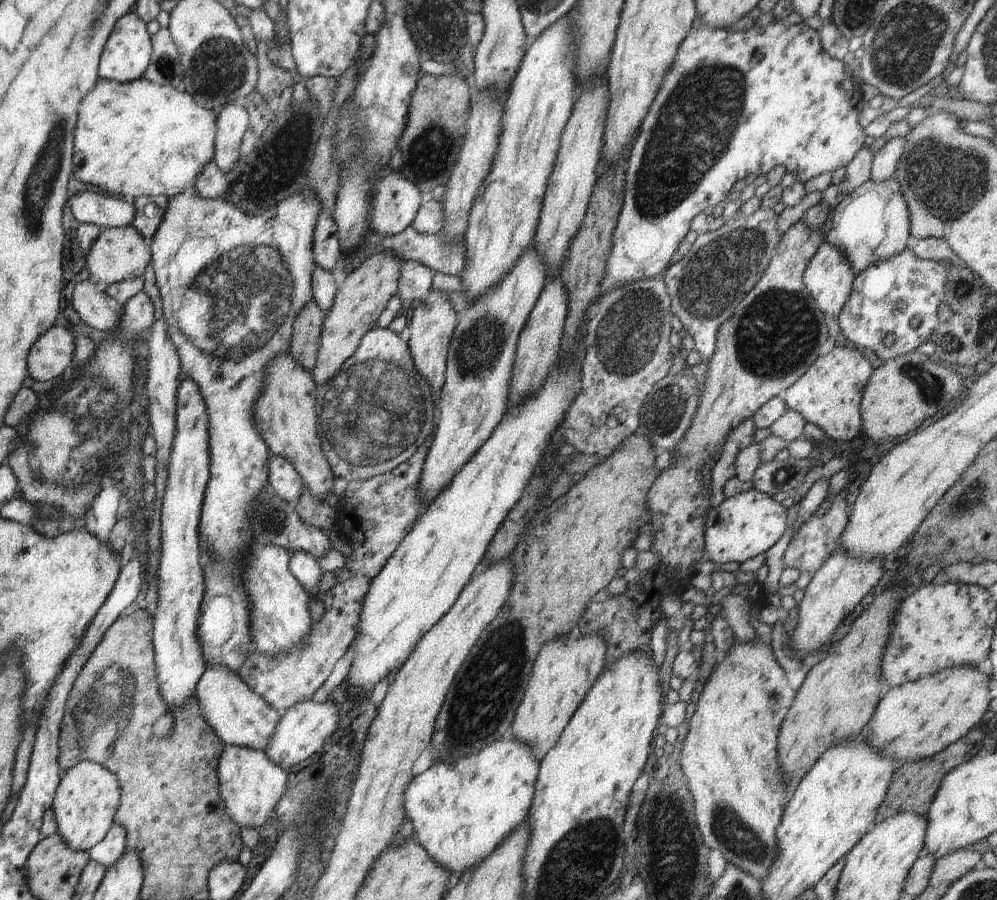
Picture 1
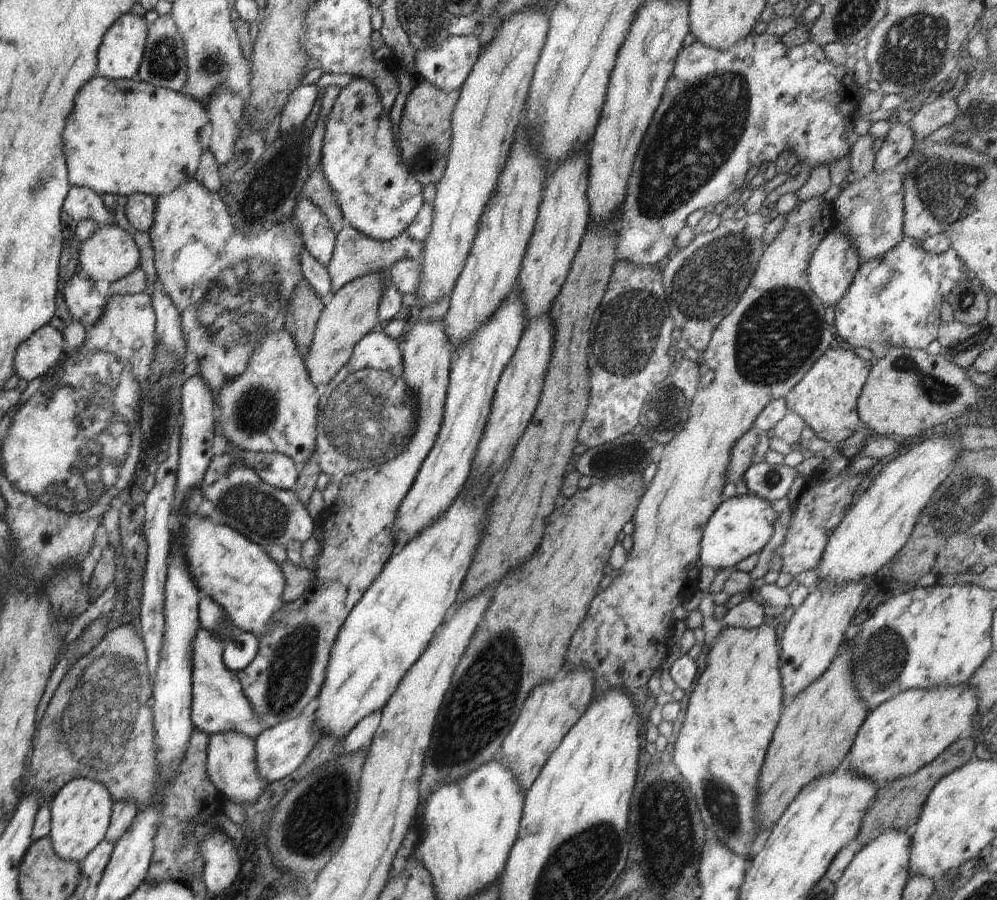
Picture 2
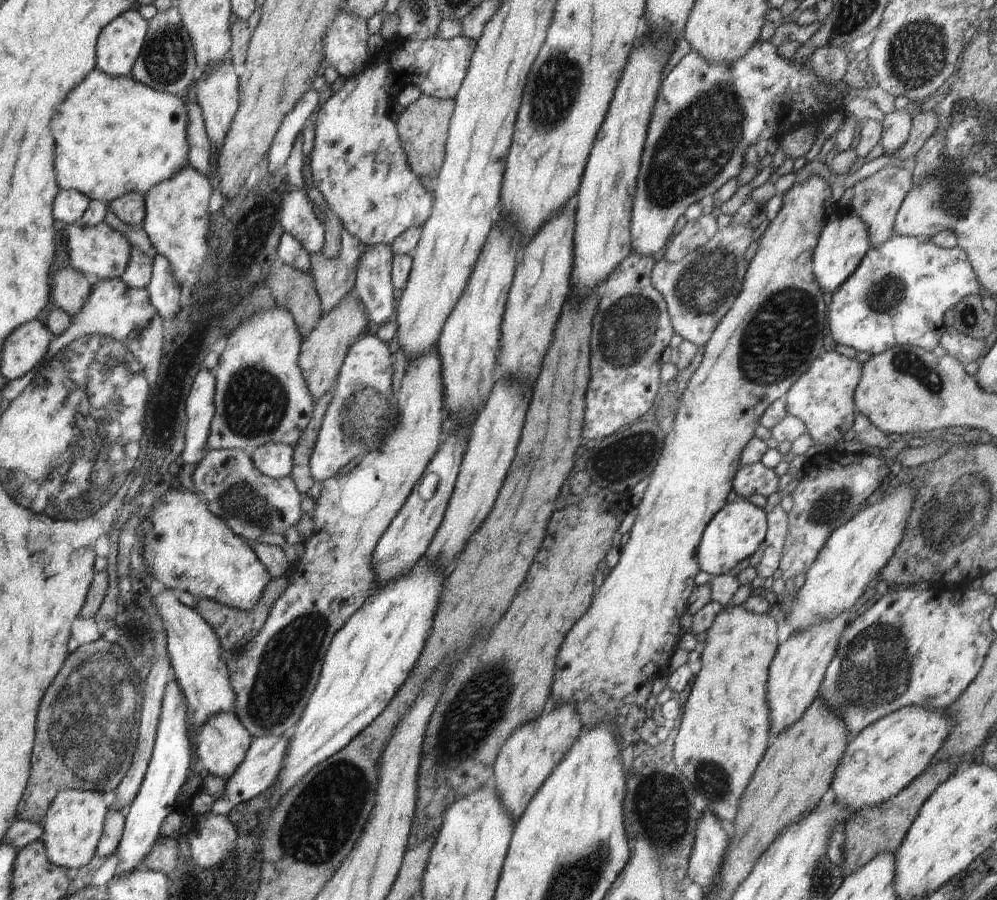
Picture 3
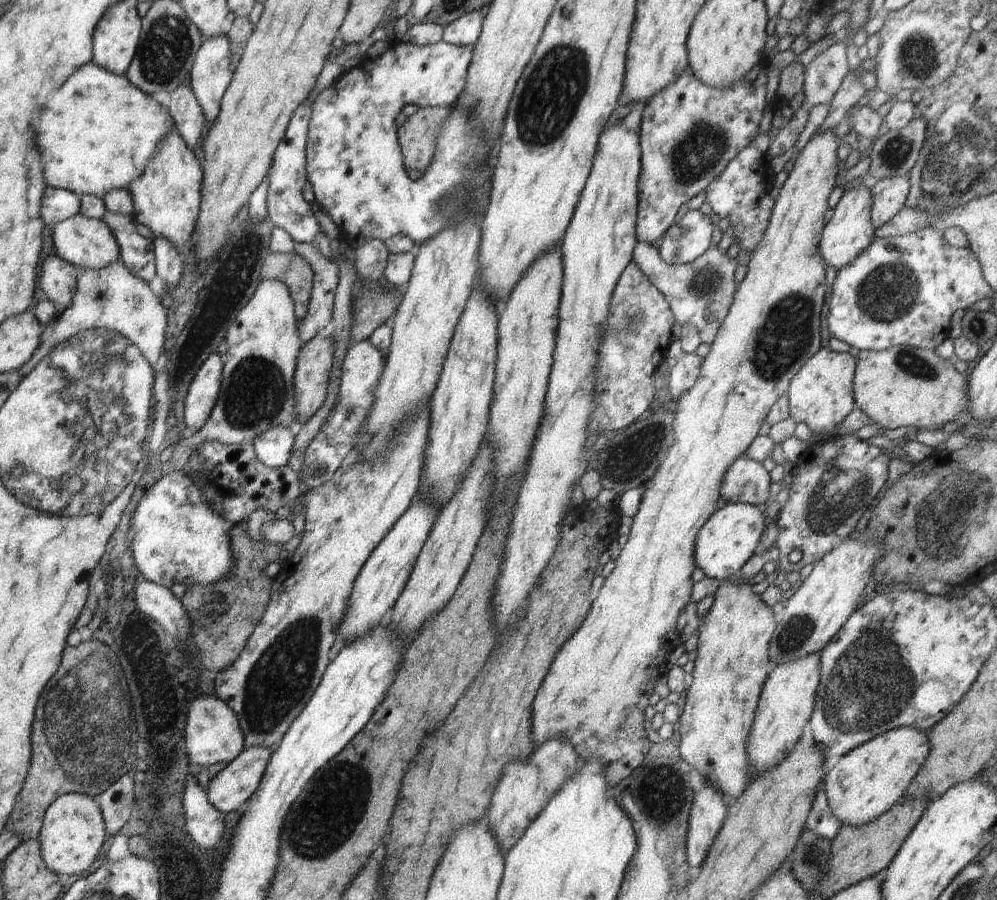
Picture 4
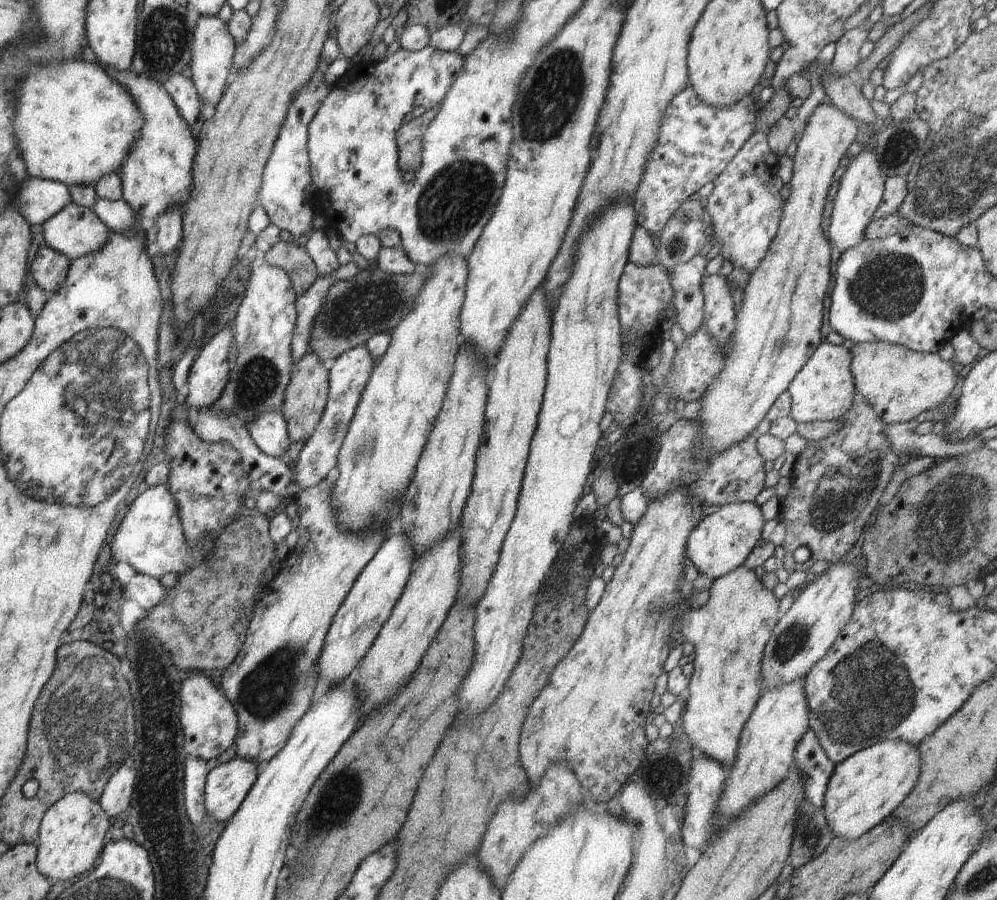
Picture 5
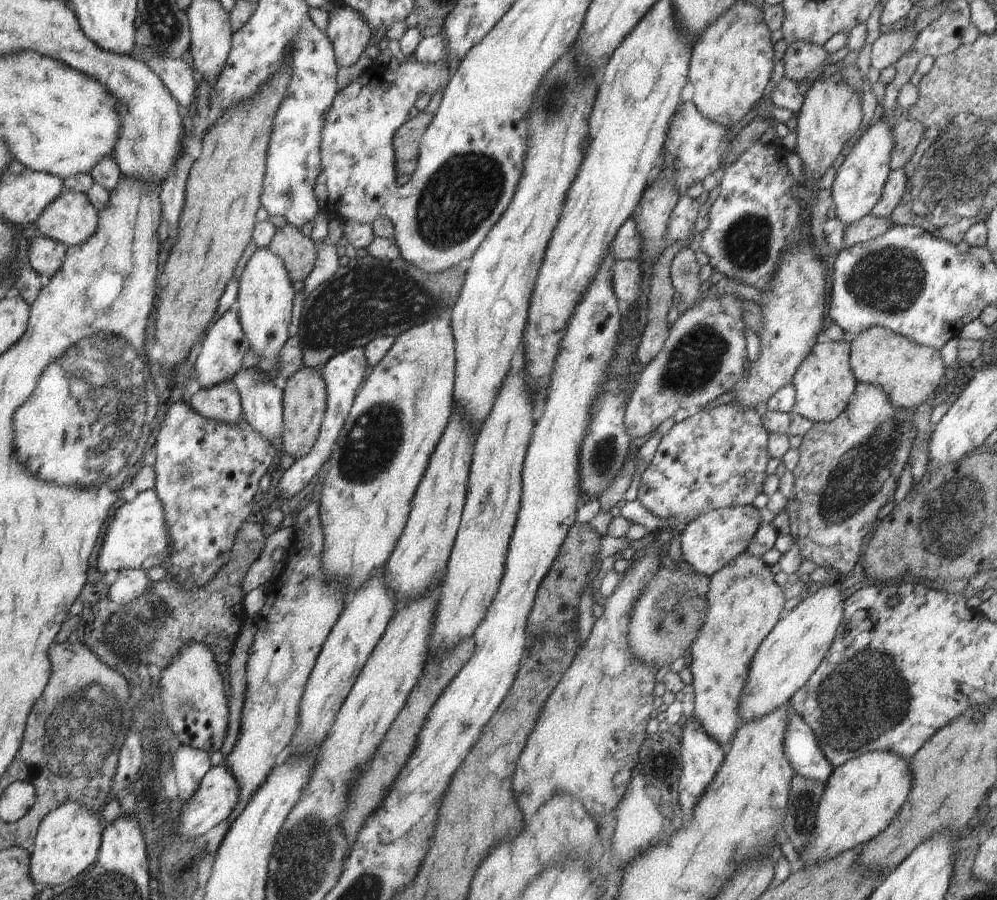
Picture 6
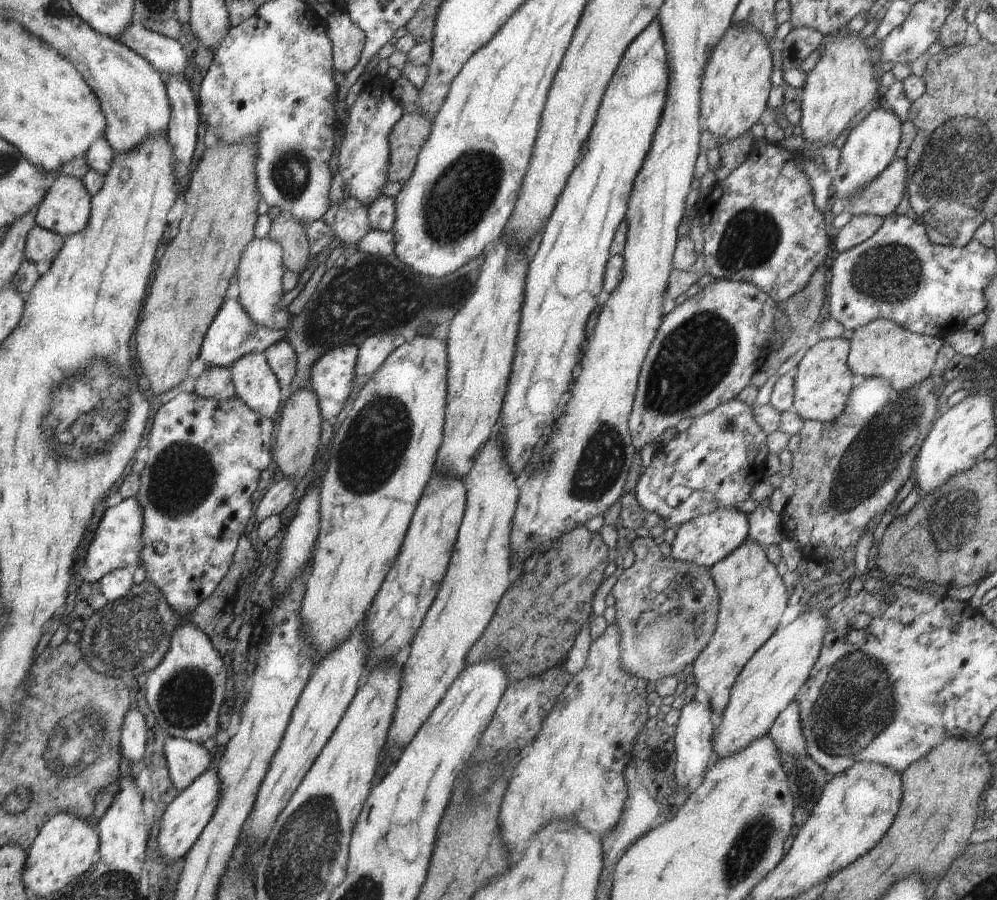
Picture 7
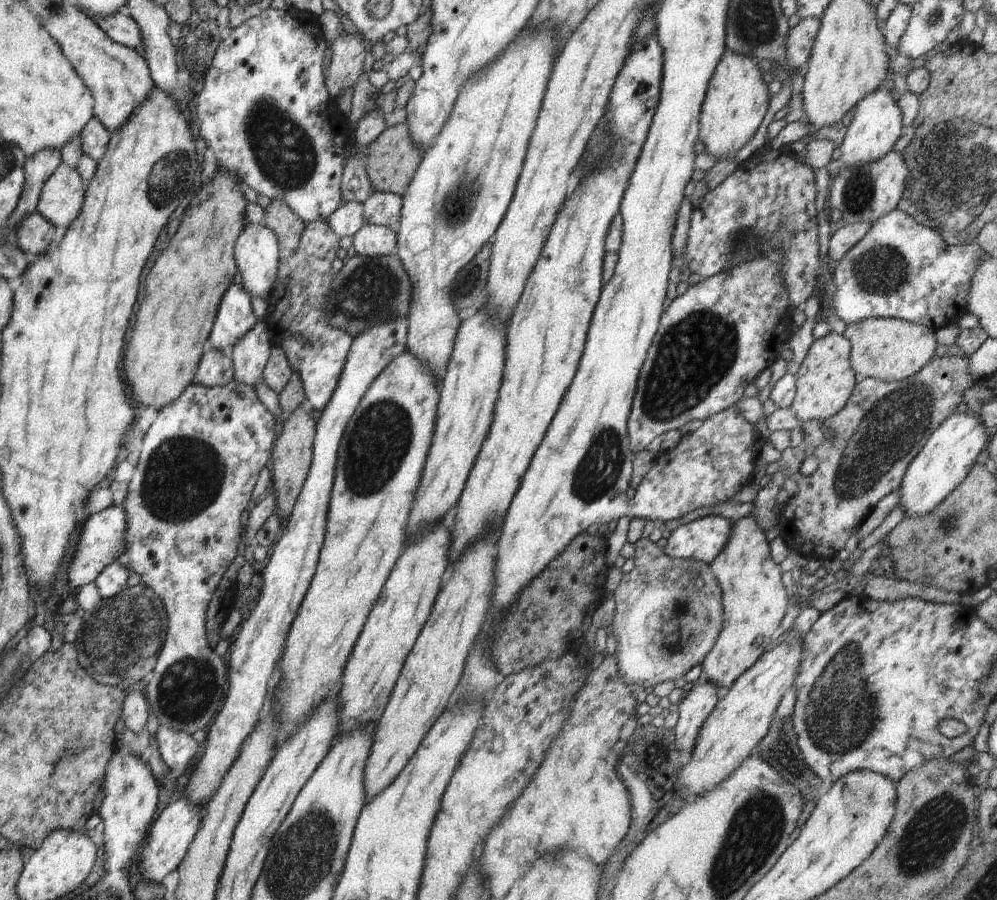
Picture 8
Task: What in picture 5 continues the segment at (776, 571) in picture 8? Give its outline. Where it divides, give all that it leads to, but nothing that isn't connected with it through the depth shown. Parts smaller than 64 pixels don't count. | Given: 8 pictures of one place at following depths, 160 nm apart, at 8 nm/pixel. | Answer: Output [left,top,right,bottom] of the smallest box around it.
[679,565,780,769]

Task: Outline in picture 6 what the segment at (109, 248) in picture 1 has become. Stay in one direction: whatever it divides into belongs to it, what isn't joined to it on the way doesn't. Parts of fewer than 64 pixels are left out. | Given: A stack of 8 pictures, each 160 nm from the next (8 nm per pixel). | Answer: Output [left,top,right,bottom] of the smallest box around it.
[35,188,98,247]

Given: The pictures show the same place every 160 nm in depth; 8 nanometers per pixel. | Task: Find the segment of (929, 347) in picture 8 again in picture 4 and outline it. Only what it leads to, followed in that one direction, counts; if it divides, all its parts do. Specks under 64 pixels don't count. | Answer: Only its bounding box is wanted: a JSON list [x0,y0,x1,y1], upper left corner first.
[853,345,971,434]

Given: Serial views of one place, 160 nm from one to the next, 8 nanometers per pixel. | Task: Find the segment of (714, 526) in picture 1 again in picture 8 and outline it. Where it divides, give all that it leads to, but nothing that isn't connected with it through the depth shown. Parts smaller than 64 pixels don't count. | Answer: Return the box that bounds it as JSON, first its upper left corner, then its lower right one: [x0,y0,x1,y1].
[663,515,731,564]

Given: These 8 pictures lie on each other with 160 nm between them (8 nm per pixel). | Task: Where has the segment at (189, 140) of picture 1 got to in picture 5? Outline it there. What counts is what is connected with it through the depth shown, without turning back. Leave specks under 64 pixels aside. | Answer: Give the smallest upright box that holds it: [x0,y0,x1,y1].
[9,59,141,187]

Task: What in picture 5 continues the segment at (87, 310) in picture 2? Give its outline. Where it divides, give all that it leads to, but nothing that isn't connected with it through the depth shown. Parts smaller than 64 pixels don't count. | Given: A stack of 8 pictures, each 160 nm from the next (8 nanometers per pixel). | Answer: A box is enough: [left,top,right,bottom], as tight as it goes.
[30,247,70,295]

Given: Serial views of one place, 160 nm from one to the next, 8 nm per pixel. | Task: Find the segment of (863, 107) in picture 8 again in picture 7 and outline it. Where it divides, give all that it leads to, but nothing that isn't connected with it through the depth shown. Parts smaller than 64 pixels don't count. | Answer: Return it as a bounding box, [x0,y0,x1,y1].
[832,102,901,200]

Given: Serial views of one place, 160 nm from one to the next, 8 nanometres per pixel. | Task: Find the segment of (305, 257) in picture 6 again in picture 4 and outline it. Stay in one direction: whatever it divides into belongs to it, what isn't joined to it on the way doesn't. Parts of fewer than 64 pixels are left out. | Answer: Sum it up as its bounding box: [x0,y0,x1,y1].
[261,252,314,322]

